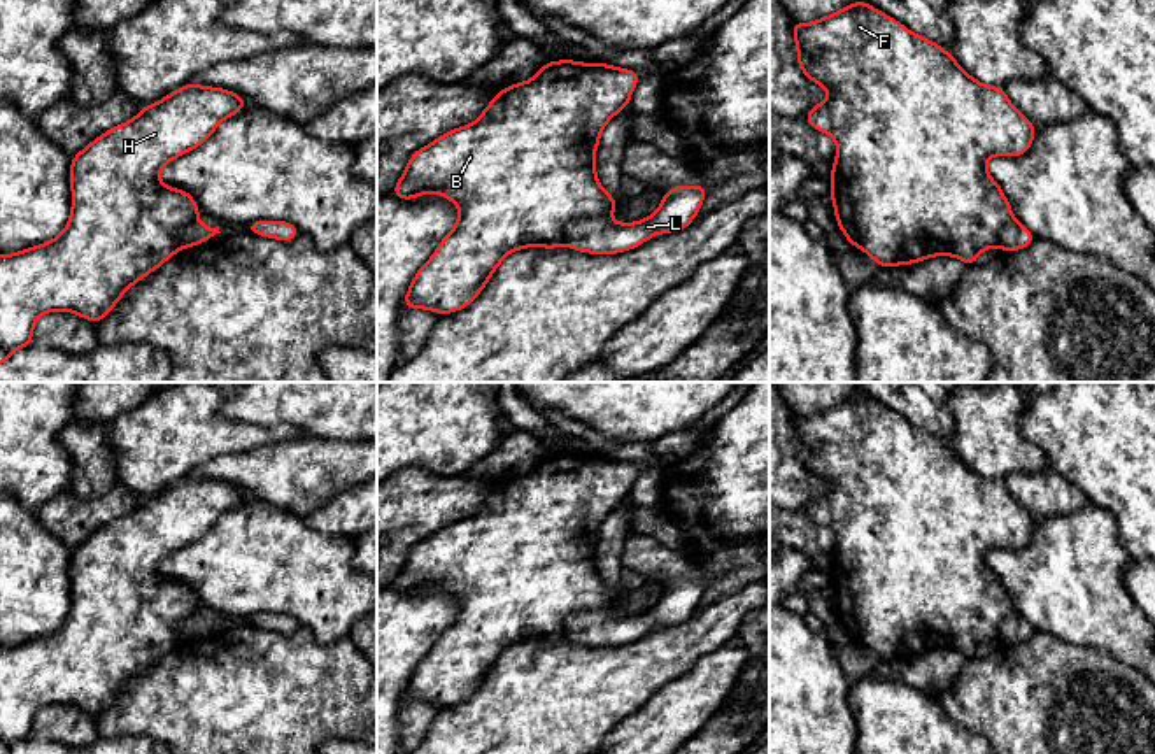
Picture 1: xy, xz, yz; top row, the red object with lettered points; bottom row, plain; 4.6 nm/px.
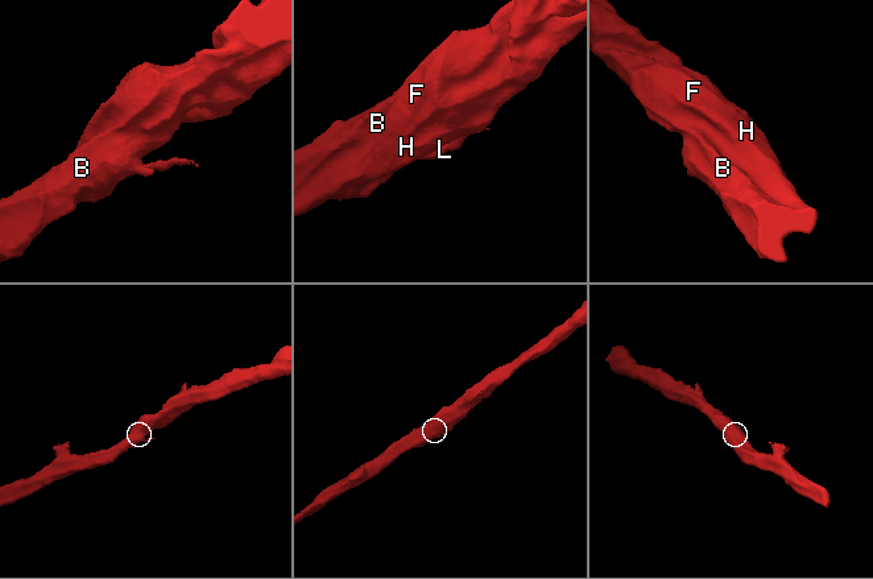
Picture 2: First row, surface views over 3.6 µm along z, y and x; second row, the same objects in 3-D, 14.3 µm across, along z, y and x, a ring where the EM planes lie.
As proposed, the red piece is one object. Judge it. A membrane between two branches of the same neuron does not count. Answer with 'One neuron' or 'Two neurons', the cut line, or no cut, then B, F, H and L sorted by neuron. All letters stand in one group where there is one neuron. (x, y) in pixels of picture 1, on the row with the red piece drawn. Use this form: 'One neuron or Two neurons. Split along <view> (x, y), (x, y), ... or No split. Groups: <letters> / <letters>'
Two neurons. Split along xz (600, 218), (573, 221), (563, 242). Groups: B F H / L

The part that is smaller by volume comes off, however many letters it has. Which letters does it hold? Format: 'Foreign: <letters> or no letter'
Foreign: L

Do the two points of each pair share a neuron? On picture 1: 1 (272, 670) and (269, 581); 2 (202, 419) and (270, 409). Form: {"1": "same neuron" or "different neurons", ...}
{"1": "different neurons", "2": "different neurons"}

